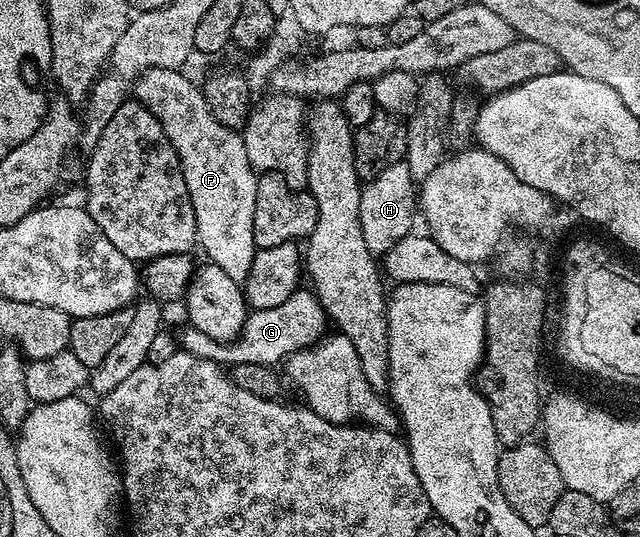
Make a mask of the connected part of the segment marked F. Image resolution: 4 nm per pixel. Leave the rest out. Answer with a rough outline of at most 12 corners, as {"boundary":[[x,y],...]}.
{"boundary":[[185,71],[138,73],[188,186],[196,244],[252,266],[259,173]]}

